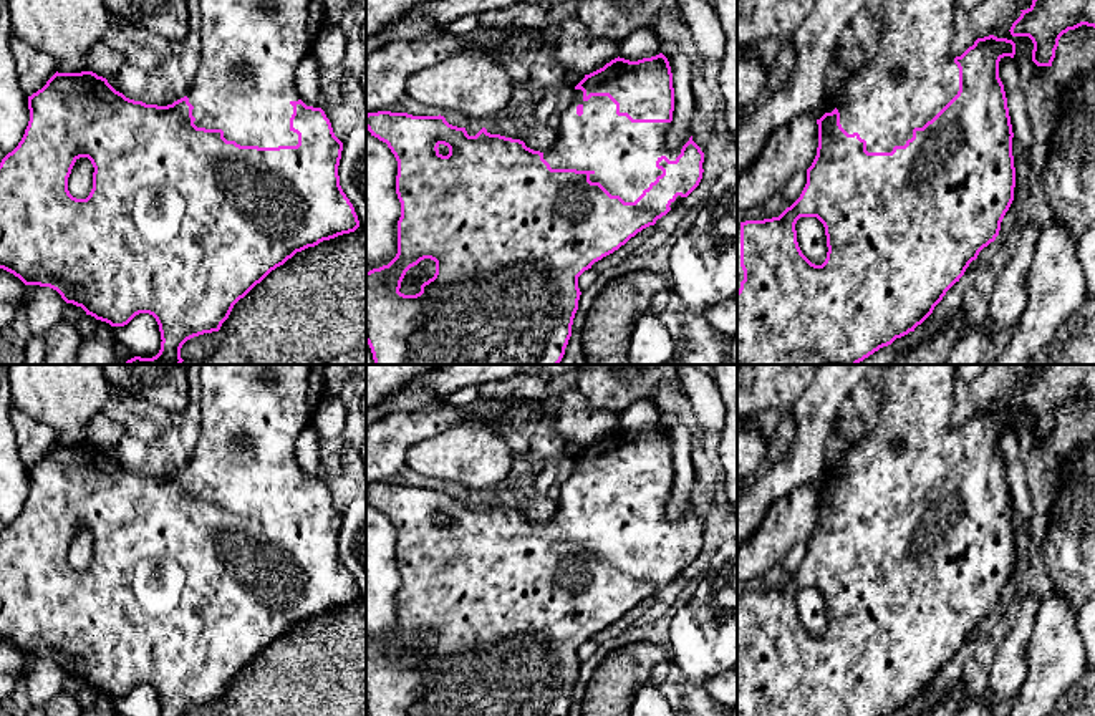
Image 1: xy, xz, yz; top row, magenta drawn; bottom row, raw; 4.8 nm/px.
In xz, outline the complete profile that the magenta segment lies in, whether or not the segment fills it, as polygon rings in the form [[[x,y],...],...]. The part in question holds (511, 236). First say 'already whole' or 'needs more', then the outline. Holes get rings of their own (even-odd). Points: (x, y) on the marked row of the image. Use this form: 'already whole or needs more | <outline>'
needs more | [[[659,53],[651,58],[630,61],[615,58],[603,68],[585,75],[575,86],[575,98],[563,111],[558,123],[557,143],[540,152],[525,146],[520,139],[490,134],[482,128],[469,136],[465,128],[452,126],[444,116],[412,116],[408,113],[378,111],[366,114],[366,129],[371,136],[386,143],[398,161],[396,194],[401,202],[398,220],[398,254],[379,268],[366,272],[366,343],[371,348],[374,365],[558,365],[572,336],[572,325],[578,310],[578,277],[603,257],[613,254],[643,229],[654,225],[658,219],[683,201],[699,186],[702,179],[704,152],[692,141],[681,151],[666,146],[666,134],[674,111],[673,73],[668,58]],[[421,260],[436,262],[436,273],[421,285],[416,295],[399,292],[406,272]]]

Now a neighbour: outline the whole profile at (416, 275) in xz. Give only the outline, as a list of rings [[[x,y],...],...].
[[[431,259],[421,260],[417,265],[411,267],[403,282],[399,292],[404,295],[416,295],[421,292],[421,285],[432,278],[436,273],[436,262]]]

